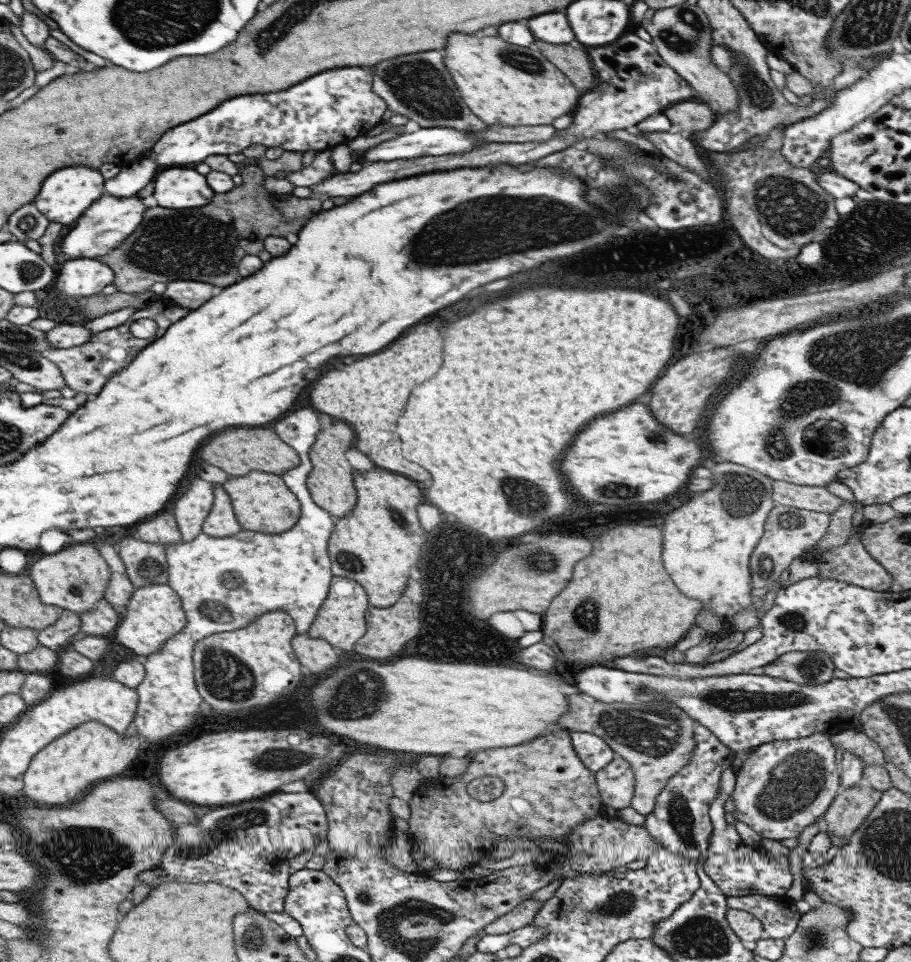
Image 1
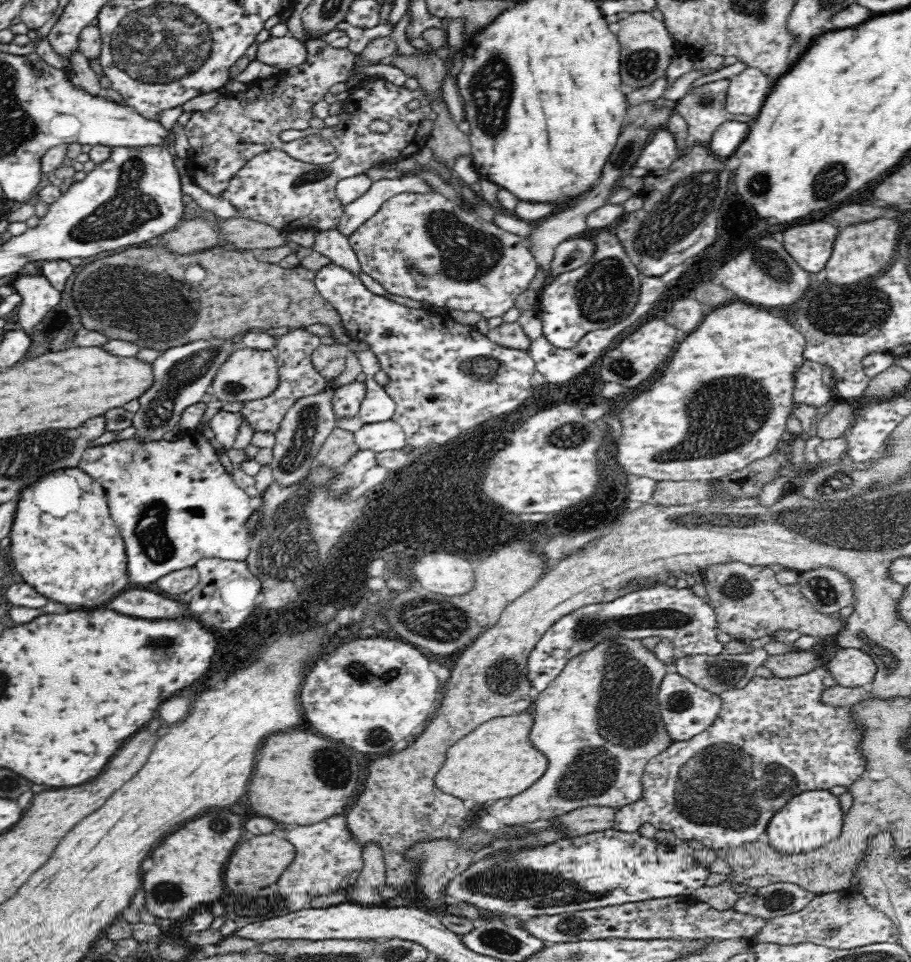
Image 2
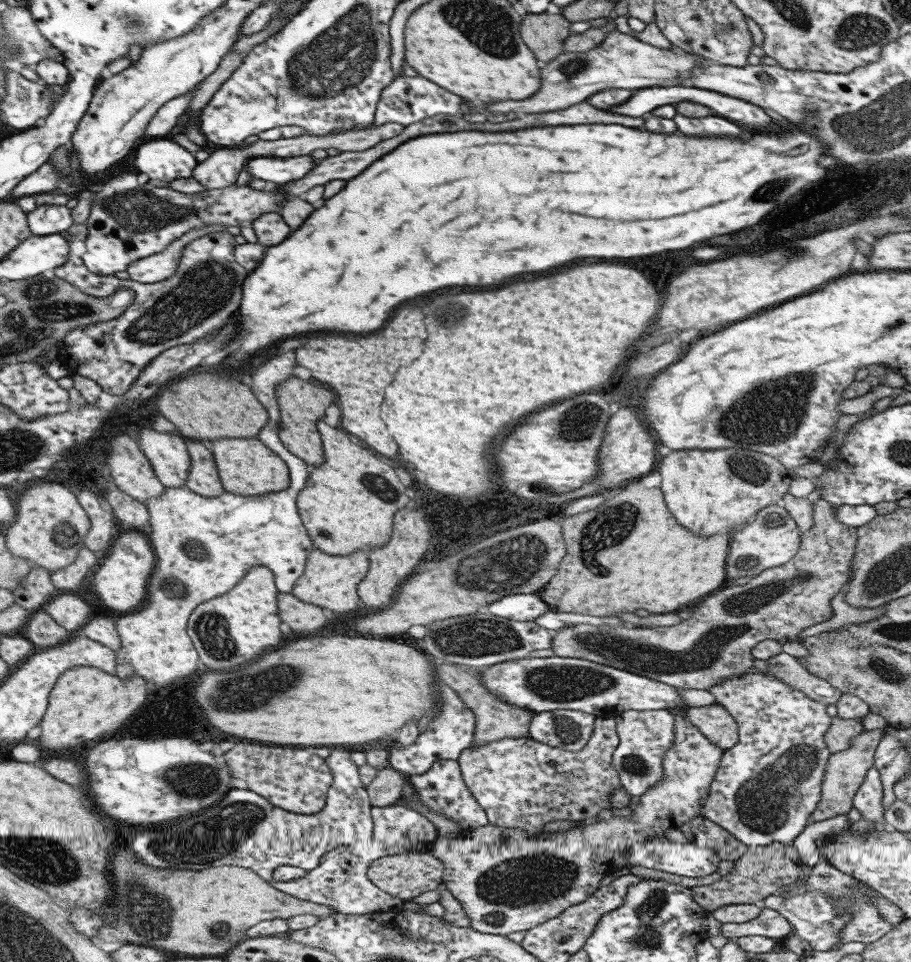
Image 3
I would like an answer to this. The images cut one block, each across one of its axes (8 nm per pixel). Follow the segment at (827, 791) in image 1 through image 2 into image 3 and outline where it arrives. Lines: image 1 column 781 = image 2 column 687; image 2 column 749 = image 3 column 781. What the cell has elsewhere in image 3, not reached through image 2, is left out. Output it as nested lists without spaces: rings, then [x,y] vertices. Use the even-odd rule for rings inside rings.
[[[746,673],[726,679],[709,691],[715,696],[715,702],[724,706],[736,720],[739,739],[732,748],[723,751],[710,792],[702,798],[700,814],[730,832],[744,847],[770,843],[791,846],[820,802],[821,784],[831,754],[824,741],[824,734],[832,724],[832,717],[826,713],[827,705],[769,675]]]

